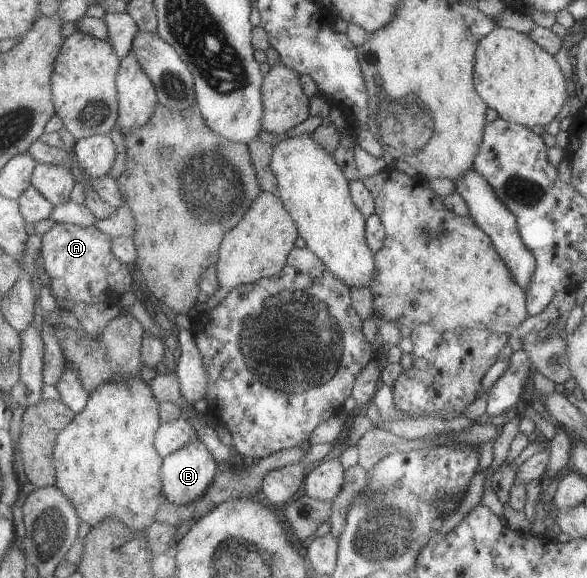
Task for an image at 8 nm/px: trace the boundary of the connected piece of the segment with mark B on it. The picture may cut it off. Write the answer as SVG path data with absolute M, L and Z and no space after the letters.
M201 439L193 440L185 448L164 458L162 493L166 498L178 506L190 506L194 501L201 500L206 492L214 484L220 471L219 463L211 450Z

